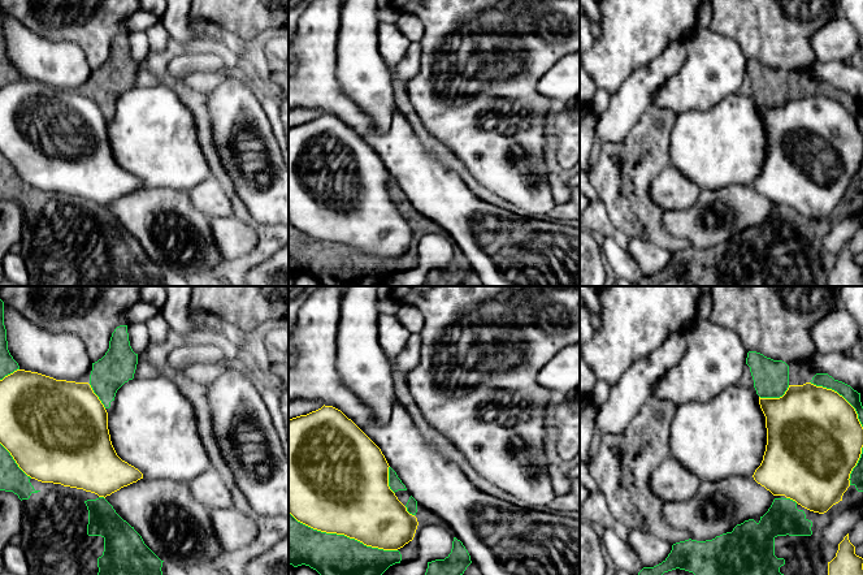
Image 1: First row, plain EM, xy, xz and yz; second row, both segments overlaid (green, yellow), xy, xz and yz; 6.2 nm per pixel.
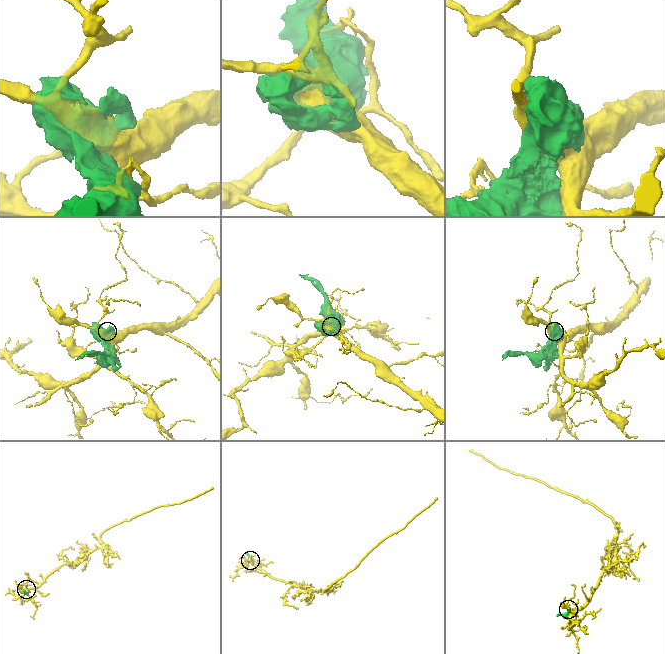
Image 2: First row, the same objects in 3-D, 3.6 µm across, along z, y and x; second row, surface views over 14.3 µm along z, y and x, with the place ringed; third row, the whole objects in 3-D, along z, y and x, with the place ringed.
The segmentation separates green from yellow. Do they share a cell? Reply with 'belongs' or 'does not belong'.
does not belong

